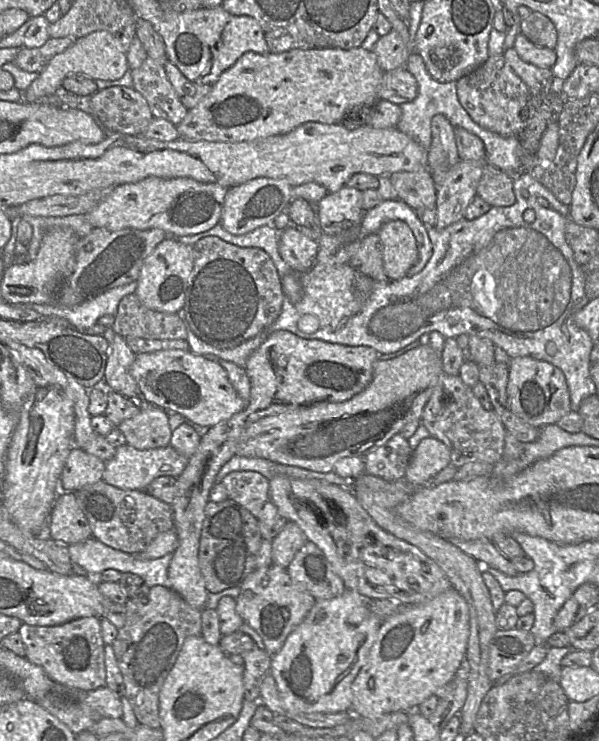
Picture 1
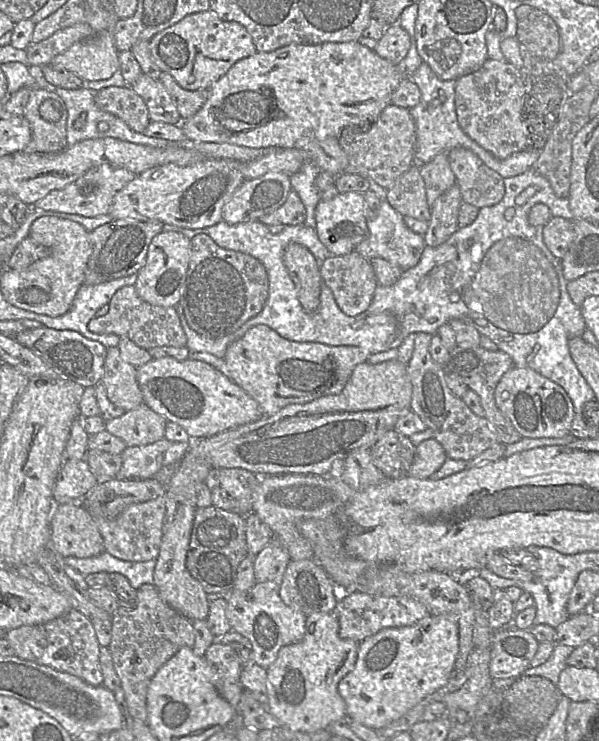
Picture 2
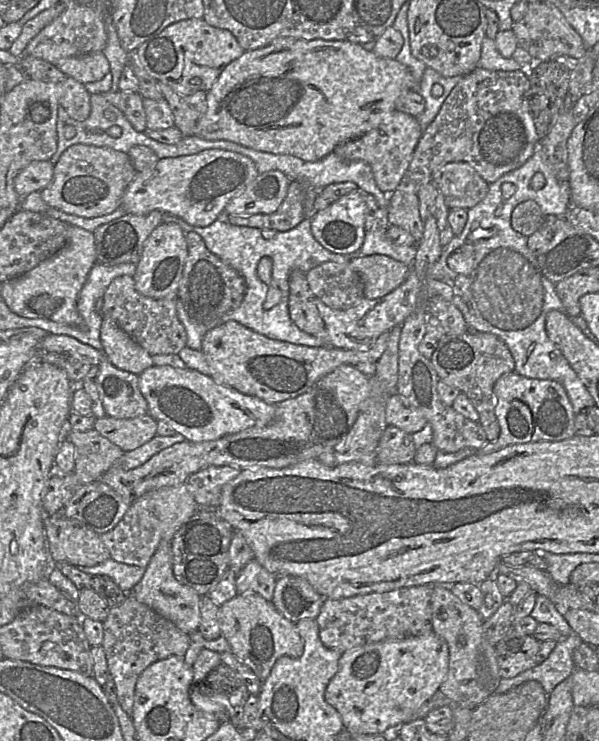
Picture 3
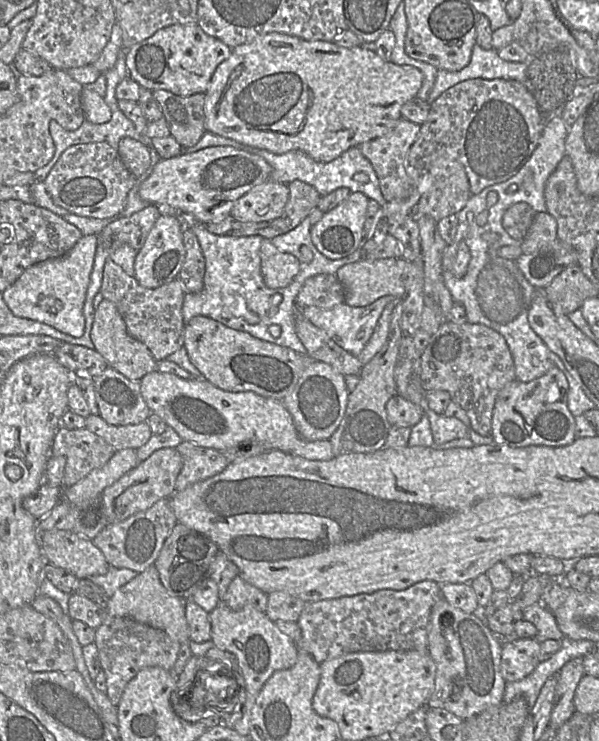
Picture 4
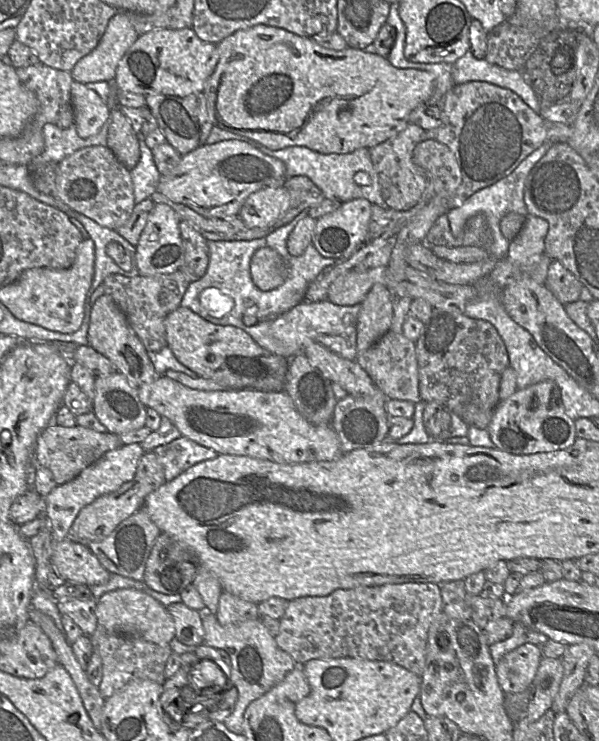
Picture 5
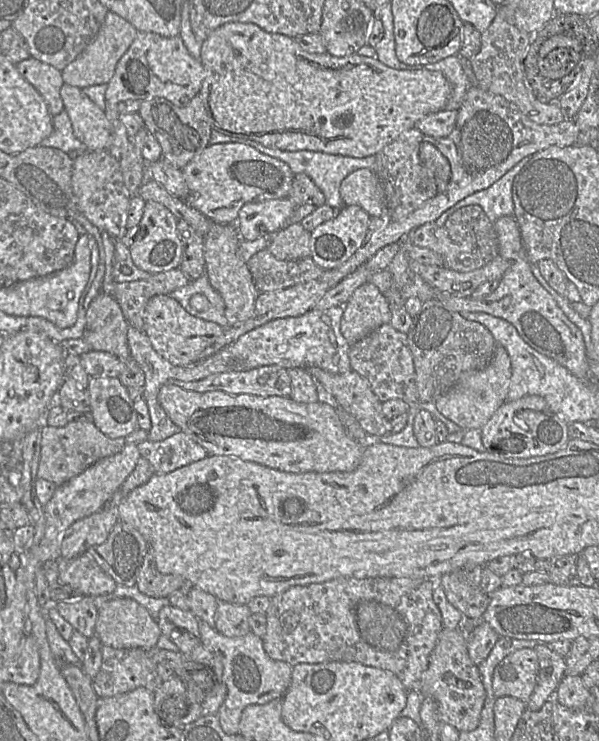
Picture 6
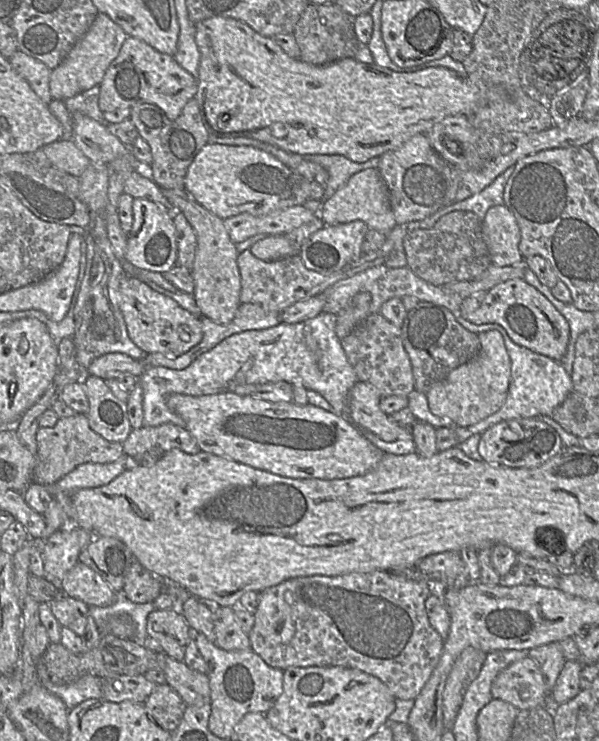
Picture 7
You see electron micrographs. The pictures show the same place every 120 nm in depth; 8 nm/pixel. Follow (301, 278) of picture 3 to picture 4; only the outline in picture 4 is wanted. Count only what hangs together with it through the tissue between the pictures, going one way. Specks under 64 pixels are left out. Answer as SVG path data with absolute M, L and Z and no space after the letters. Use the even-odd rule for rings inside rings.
M300 310L296 312L295 329L310 359L326 363L344 376L360 375L363 366L357 357L338 346L323 330L307 320Z

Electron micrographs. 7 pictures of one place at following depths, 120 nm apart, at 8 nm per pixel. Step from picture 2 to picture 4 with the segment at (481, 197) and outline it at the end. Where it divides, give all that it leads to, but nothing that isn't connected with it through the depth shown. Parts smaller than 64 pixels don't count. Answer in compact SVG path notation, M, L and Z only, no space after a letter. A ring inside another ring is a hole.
M439 157L431 161L429 172L421 174L418 189L420 198L417 205L412 209L411 215L416 221L422 216L430 216L438 222L444 217L457 214L465 207L472 196L463 165L447 157Z

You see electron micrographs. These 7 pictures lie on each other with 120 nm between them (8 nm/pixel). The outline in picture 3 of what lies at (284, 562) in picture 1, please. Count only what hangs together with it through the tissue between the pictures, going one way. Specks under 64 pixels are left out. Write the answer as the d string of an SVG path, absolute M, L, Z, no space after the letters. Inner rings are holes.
M256 560L250 561L237 575L236 589L238 595L255 593L271 601L278 576L269 572Z

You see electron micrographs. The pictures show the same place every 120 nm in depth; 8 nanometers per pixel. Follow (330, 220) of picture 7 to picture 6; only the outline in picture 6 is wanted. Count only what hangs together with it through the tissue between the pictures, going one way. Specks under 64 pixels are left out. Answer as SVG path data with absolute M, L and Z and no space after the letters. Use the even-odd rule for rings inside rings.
M369 168L353 171L342 181L340 195L345 206L358 205L371 217L386 217L384 189Z

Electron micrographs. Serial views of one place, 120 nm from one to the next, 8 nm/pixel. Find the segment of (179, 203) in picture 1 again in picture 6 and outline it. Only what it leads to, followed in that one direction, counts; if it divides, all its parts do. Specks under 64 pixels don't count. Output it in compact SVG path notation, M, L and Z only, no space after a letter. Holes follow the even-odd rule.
M239 142L209 144L196 155L182 170L189 189L187 203L218 224L235 224L242 206L250 202L259 202L289 197L295 174L288 164L266 155L256 148Z

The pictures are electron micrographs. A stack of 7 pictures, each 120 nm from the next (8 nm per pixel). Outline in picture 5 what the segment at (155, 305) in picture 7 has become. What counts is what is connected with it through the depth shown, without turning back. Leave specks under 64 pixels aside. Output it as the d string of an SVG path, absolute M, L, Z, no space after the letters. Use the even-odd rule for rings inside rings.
M180 306L166 317L165 329L166 347L196 376L213 380L230 390L284 390L289 359L260 347L240 328L213 324L191 309Z

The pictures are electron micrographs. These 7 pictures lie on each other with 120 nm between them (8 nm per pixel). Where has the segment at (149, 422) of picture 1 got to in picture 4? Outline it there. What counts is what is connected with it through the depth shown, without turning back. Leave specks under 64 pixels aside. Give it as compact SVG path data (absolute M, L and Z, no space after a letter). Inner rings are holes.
M90 414L85 418L85 428L104 439L116 451L138 449L145 445L152 436L147 421L139 424L115 426L105 422L99 415Z

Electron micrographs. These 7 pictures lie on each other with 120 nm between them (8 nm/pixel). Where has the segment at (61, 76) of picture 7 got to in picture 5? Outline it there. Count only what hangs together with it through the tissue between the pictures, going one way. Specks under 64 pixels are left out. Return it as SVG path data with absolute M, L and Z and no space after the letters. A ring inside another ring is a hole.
M117 11L97 46L71 70L73 80L83 84L113 81L120 60L138 37L126 12Z

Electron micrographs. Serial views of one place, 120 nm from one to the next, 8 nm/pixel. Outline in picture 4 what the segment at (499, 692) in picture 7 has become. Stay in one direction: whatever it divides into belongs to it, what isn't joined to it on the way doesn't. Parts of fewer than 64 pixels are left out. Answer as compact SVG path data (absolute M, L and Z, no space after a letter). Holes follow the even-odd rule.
M516 638L502 642L501 674L506 682L528 676L539 663L540 643L534 638Z

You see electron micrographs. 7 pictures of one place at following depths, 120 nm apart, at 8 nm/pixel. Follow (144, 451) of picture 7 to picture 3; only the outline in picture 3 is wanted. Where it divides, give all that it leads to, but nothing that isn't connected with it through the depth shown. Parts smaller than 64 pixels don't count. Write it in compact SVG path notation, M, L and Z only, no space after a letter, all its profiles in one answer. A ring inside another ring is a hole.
M209 466L190 475L185 484L200 508L217 508L222 488L241 471L235 466Z

